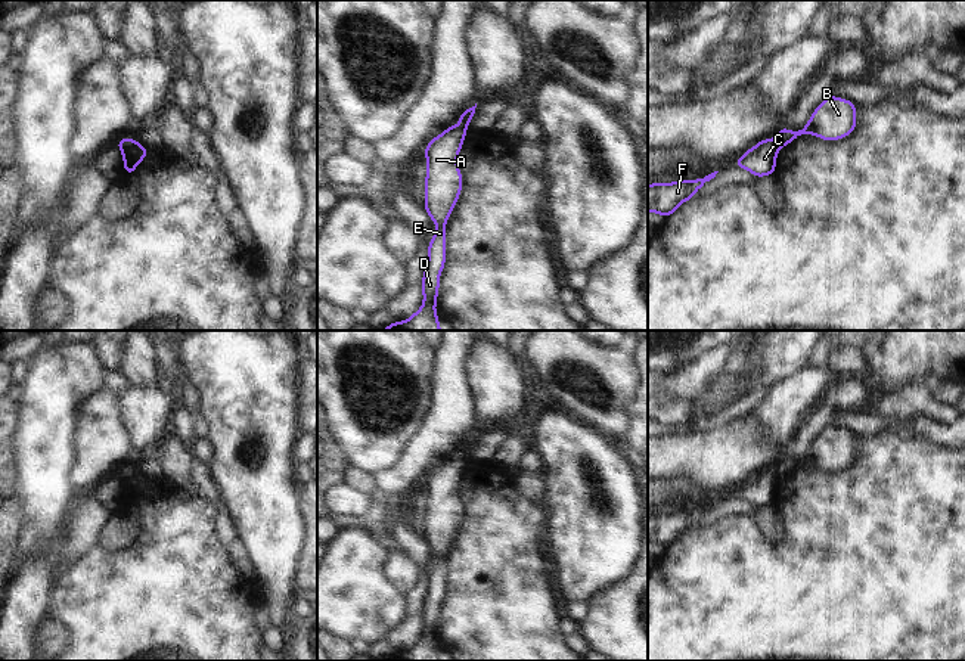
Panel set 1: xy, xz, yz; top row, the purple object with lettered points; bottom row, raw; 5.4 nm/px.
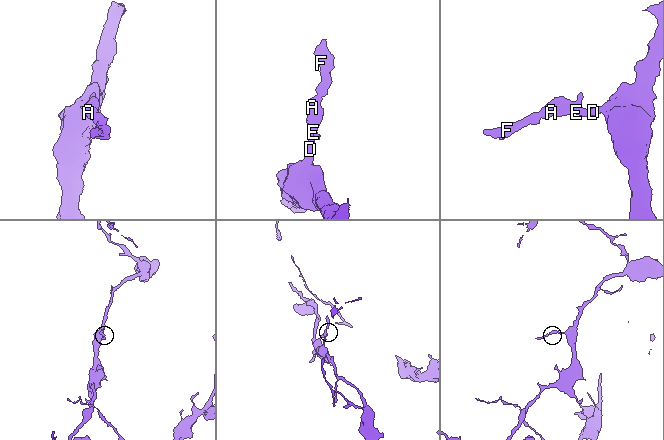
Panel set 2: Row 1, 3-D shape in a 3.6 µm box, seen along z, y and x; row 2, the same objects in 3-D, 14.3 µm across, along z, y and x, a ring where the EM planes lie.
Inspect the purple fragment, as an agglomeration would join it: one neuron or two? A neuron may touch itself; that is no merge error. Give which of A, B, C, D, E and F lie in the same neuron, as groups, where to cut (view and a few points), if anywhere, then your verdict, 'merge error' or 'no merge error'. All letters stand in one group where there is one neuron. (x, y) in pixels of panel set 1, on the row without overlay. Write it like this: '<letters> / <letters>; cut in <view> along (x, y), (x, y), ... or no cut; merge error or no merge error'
A B D E / C F; cut in xy along (132, 469), (121, 481); merge error

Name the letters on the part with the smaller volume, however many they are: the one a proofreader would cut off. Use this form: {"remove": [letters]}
{"remove": ["C", "F"]}

